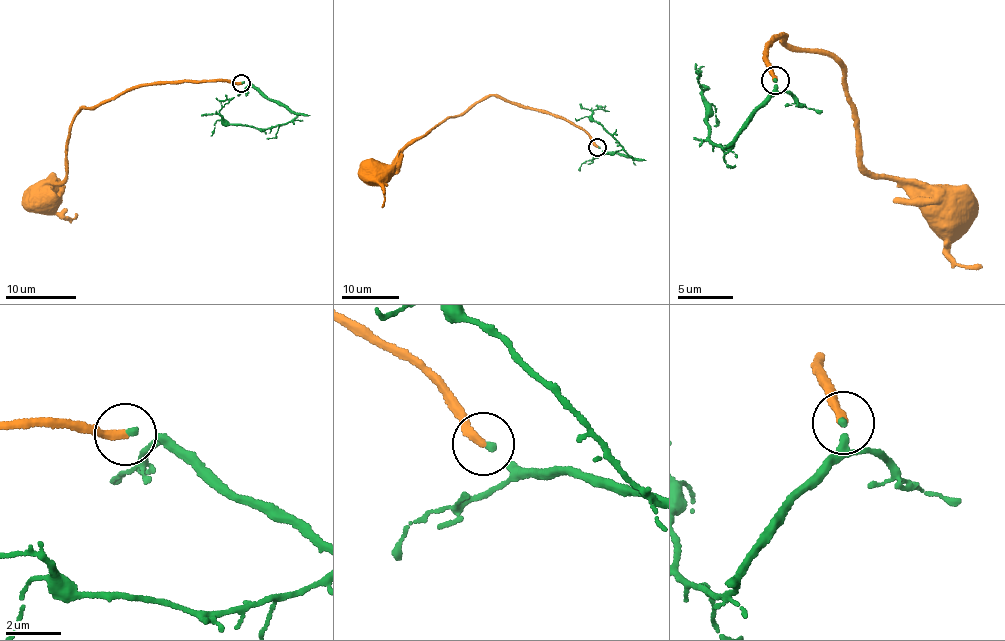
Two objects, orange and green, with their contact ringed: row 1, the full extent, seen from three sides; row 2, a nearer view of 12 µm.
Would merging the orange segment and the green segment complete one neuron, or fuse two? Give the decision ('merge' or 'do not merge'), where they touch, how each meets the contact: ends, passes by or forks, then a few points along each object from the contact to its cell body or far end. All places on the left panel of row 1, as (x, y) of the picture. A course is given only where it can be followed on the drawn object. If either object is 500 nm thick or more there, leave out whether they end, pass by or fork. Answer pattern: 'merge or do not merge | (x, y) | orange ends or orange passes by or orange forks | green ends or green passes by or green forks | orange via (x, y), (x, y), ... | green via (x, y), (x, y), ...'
merge | (241, 83) | orange ends | green ends | orange via (240, 83), (143, 83), (84, 106), (71, 127), (67, 176), (43, 182), (35, 189), (38, 195) | green via (240, 82), (288, 106), (296, 116), (288, 123), (259, 129), (230, 123), (220, 114), (225, 94)

